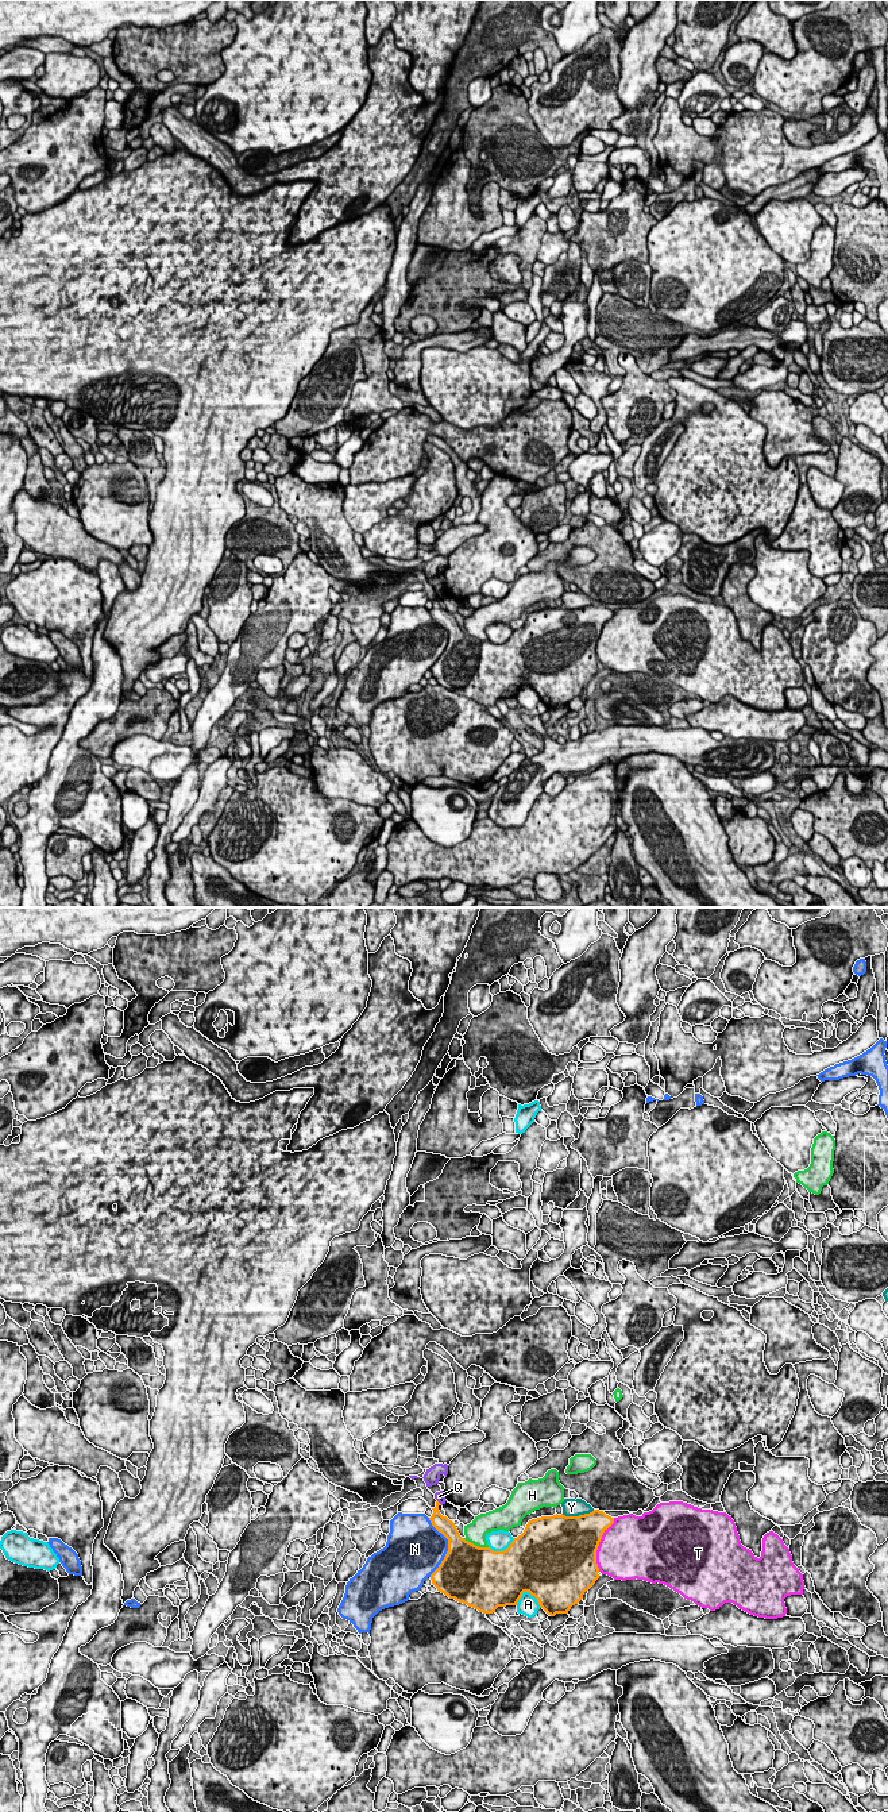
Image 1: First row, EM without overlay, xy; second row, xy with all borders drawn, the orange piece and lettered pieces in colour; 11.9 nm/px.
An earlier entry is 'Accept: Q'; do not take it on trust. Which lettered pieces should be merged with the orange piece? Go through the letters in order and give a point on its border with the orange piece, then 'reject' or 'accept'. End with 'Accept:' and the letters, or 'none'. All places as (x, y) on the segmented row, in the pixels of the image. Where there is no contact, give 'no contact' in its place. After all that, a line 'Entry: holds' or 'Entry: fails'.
A: xy (529, 1592) | reject
H: xy (475, 1545) | reject
N: xy (448, 1548) | reject
Q: xy (439, 1503) | reject
T: xy (598, 1545) | reject
Y: xy (579, 1515) | reject
Accept: none
Entry: fails

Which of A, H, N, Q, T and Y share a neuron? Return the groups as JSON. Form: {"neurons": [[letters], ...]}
{"neurons": [["A"], ["H"], ["N"], ["Q"], ["T"], ["Y"]]}

